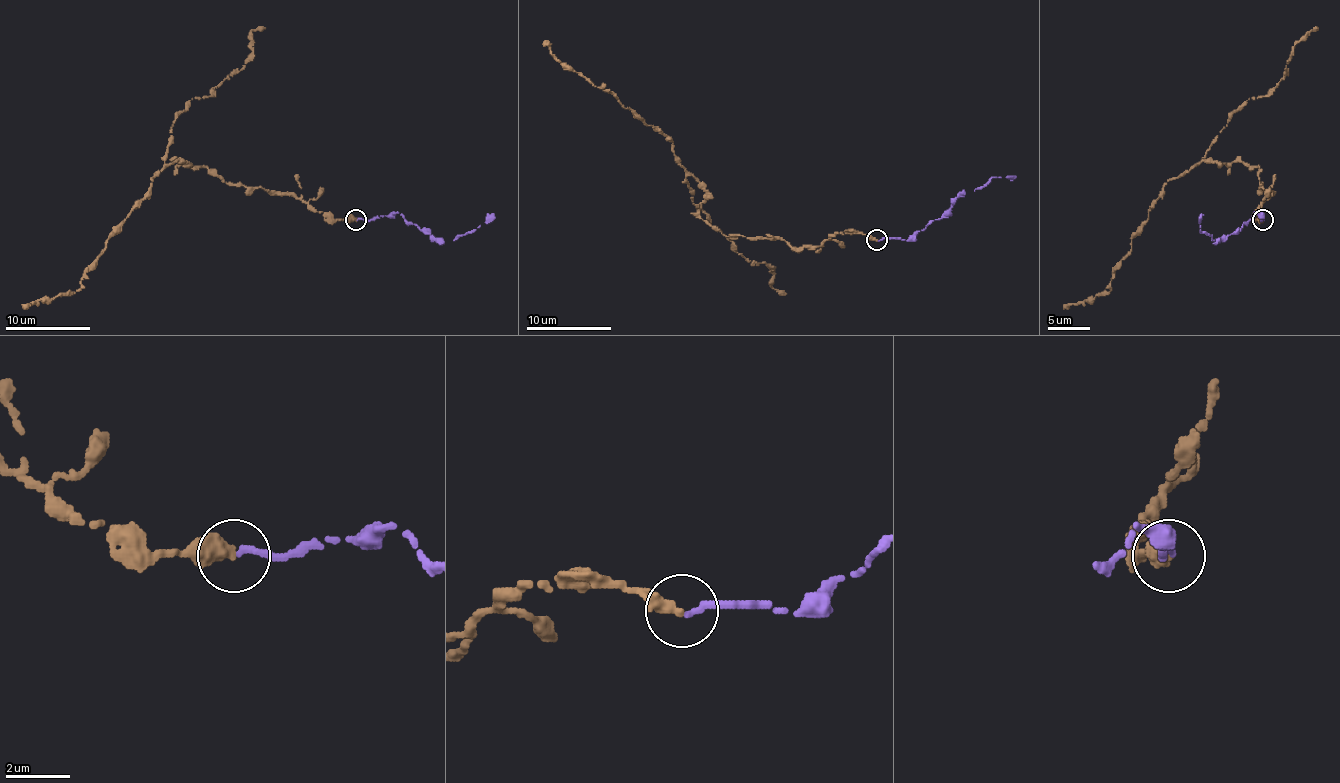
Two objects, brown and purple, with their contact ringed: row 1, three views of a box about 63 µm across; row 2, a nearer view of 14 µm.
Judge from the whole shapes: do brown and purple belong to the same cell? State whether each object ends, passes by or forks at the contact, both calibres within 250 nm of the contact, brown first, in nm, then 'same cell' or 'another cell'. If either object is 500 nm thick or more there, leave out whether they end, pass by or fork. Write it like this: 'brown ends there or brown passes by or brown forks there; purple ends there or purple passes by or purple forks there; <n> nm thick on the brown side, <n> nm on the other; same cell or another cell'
brown ends there; purple ends there; 440 nm thick on the brown side, 200 nm on the other; another cell

